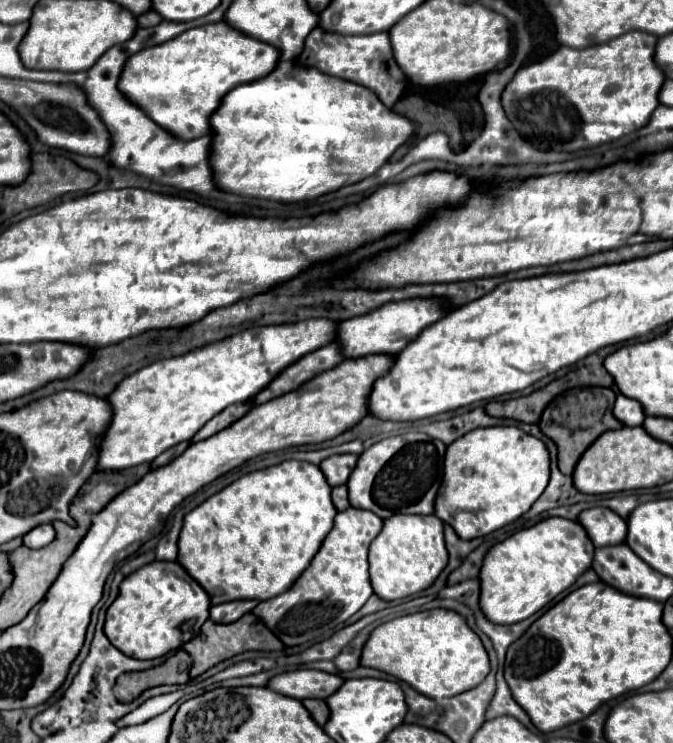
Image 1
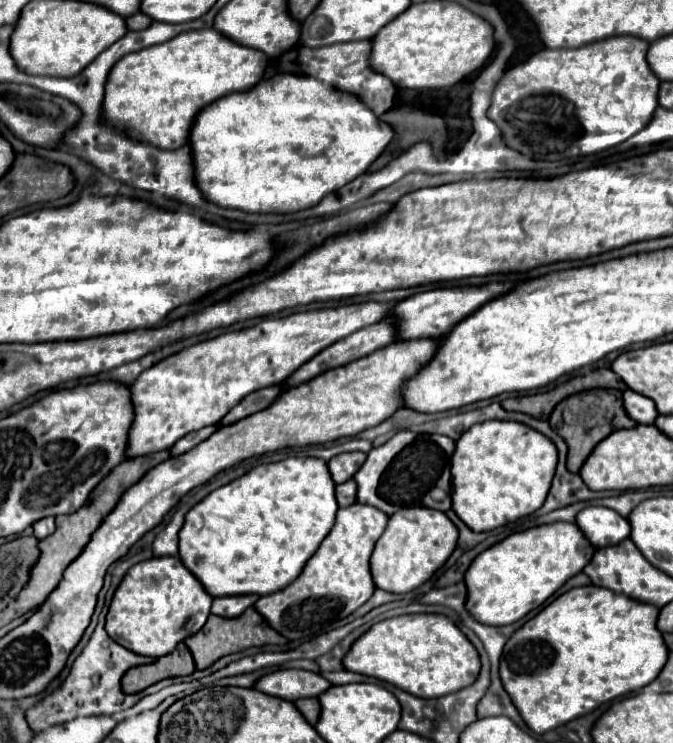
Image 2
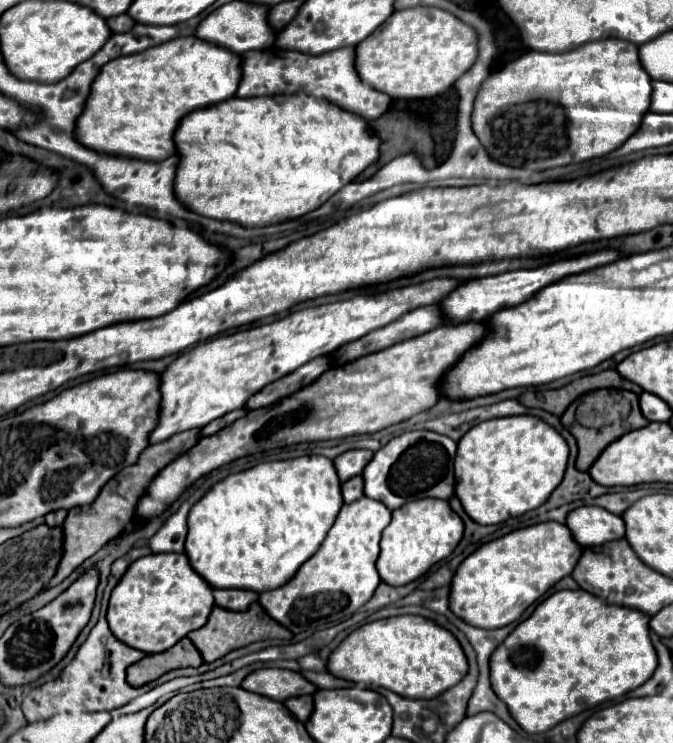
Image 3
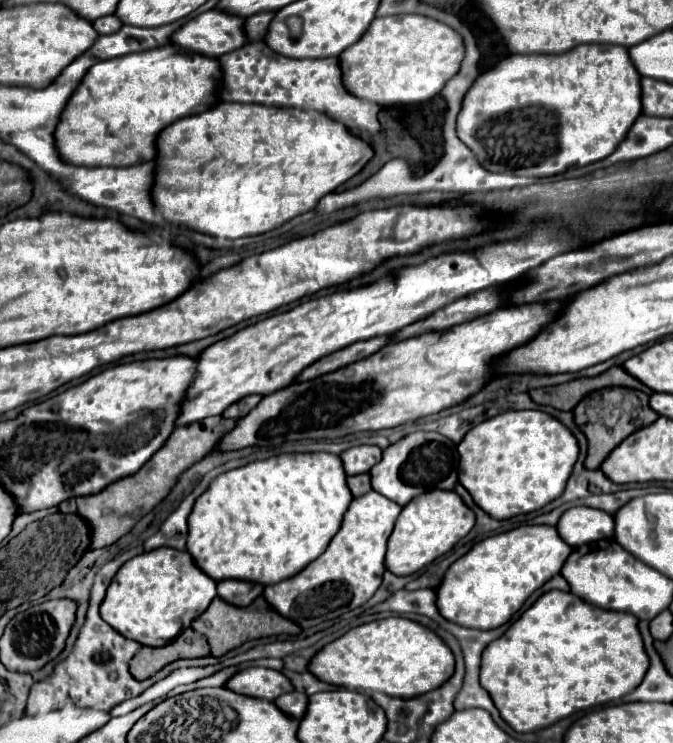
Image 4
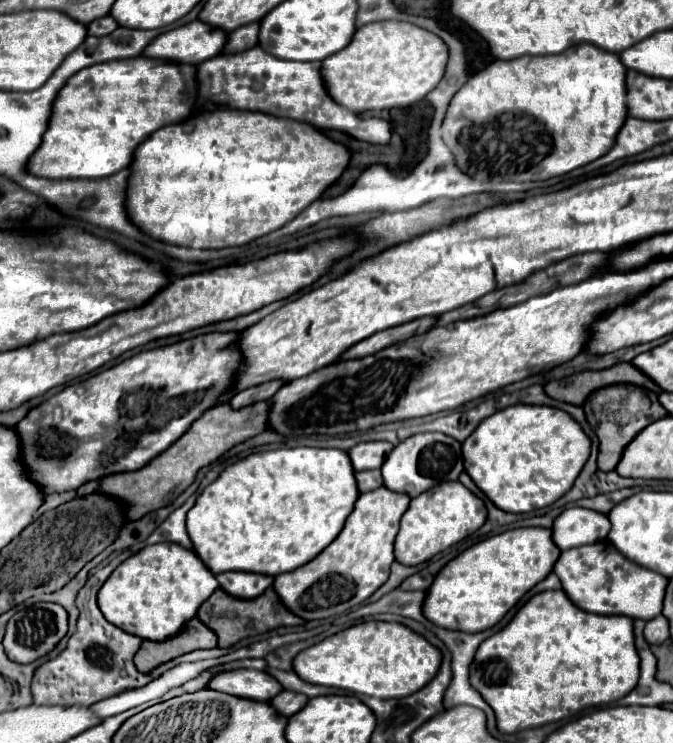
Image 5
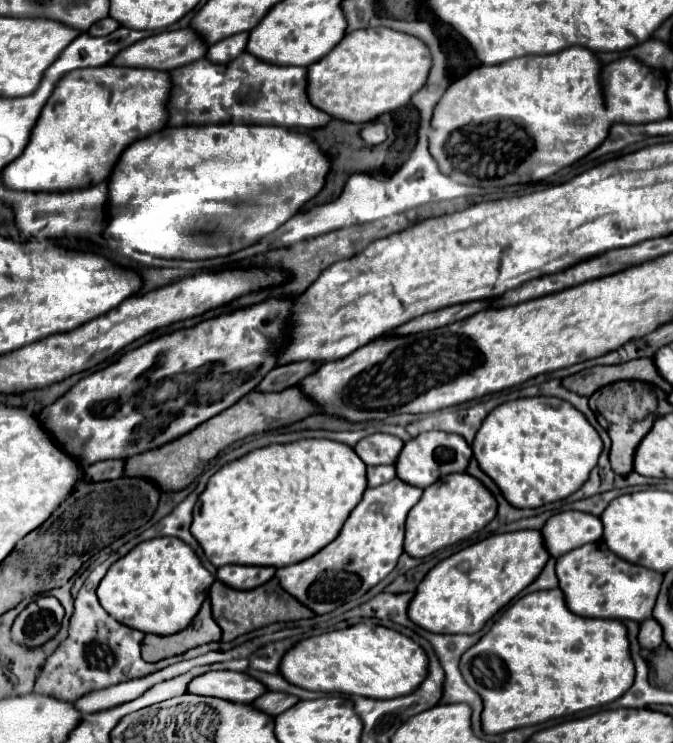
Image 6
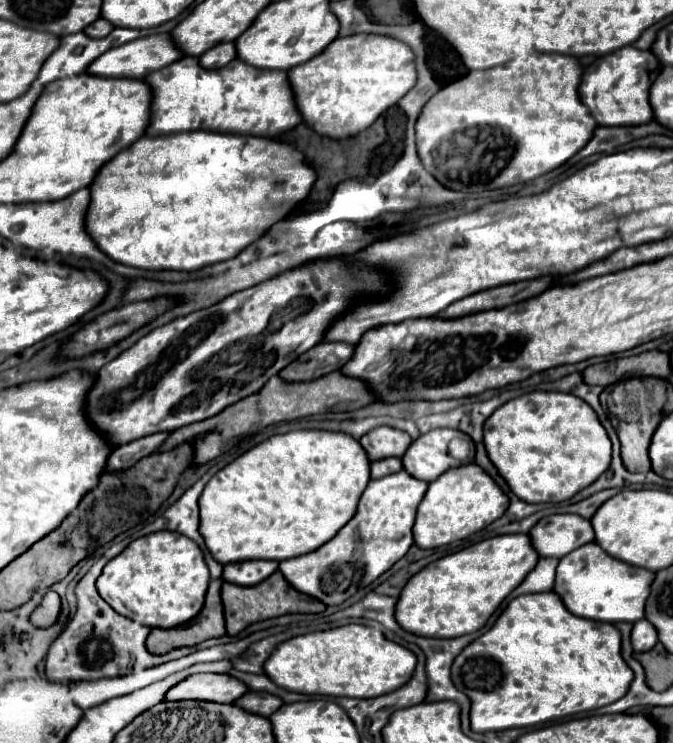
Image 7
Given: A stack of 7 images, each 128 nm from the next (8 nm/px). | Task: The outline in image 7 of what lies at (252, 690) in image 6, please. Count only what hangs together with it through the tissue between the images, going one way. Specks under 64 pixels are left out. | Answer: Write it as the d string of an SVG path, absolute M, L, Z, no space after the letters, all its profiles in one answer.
M196 674L168 690L166 700L208 700L236 702L248 692L248 686L230 674Z

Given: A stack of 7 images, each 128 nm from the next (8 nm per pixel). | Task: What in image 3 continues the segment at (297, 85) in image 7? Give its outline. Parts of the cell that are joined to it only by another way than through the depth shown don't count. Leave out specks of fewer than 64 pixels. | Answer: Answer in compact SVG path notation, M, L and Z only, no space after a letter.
M416 6L396 10L372 36L356 46L356 70L366 86L392 98L432 98L444 94L478 58L478 34L454 14Z

